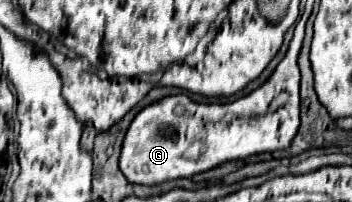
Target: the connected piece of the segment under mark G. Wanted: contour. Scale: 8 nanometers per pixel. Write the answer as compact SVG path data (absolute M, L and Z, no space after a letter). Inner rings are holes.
M307 16L299 20L289 50L281 60L283 70L289 68L289 80L275 80L275 76L271 76L263 86L229 104L195 104L185 94L179 94L165 96L145 106L133 118L121 146L119 168L127 182L139 186L157 186L177 178L191 178L193 174L211 170L229 160L241 160L253 154L289 148L301 124L297 56L303 42L305 20ZM197 140L205 144L205 152L199 160L189 160L185 150Z

